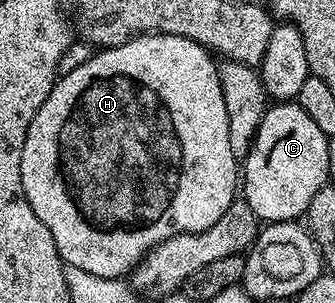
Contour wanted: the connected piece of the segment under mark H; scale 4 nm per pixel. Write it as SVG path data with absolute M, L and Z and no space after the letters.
M151 32L133 36L114 48L94 51L90 60L71 70L71 74L61 76L53 85L51 94L43 106L39 106L27 130L27 138L23 142L21 177L31 210L35 210L39 222L51 230L51 238L55 238L55 246L68 267L87 270L87 274L108 280L125 278L151 249L159 246L159 242L175 234L202 232L223 218L227 206L233 204L239 192L239 162L235 154L231 154L231 138L227 138L227 106L223 106L223 86L219 82L218 67L214 53L199 42L167 32Z

